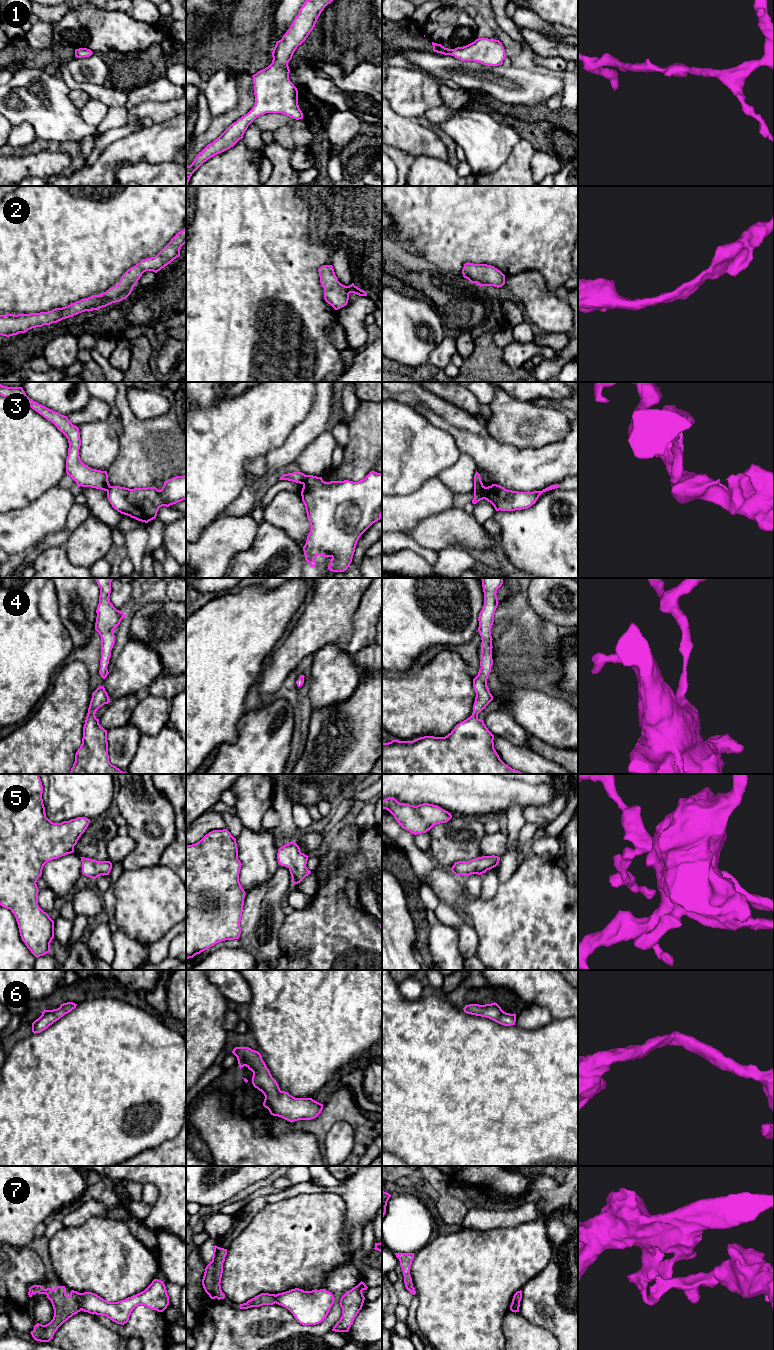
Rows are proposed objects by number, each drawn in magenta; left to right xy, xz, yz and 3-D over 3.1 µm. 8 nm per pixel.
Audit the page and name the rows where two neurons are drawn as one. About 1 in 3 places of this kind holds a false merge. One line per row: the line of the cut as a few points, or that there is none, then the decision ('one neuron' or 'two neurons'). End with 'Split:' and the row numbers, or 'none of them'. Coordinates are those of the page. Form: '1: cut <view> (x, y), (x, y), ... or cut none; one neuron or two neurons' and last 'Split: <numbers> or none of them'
1: cut none; one neuron
2: cut none; one neuron
3: cut yz (483, 486), (474, 491); two neurons
4: cut none; one neuron
5: cut none; one neuron
6: cut none; one neuron
7: cut xy (81, 1293), (80, 1309); two neurons
Split: 3, 7

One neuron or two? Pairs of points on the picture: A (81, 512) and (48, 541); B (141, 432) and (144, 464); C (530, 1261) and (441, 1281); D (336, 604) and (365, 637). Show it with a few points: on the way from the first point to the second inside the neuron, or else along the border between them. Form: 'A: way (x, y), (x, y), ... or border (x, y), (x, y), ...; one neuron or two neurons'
A: way (73, 521), (70, 527), (57, 539); one neuron
B: way (142, 440), (144, 456); one neuron
C: way (508, 1261), (500, 1261), (463, 1281); one neuron
D: border (361, 601), (353, 616), (351, 637), (345, 644); two neurons

